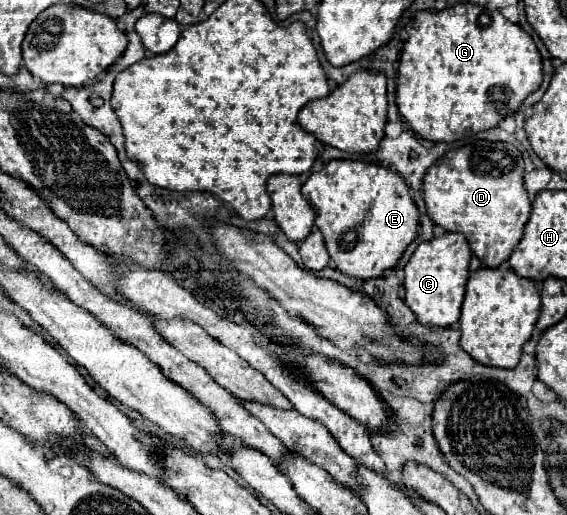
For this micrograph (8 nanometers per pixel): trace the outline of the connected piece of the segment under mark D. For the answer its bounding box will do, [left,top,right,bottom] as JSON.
[422,140,530,268]

